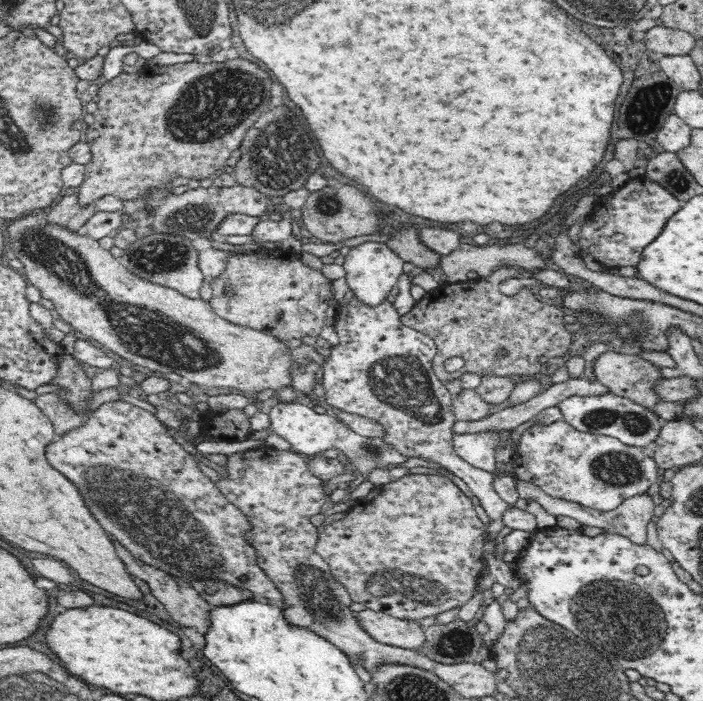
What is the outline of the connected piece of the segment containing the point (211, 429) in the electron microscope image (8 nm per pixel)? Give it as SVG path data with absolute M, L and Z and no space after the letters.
M238 408L209 409L202 416L201 426L204 429L199 436L210 442L240 442L250 438L254 430L250 426L250 418L243 411Z

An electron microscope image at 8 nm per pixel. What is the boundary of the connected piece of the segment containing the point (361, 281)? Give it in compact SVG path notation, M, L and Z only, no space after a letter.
M366 241L350 248L344 256L343 267L349 288L355 296L367 305L376 306L386 299L388 292L396 286L396 282L404 270L403 264L404 260L386 243Z

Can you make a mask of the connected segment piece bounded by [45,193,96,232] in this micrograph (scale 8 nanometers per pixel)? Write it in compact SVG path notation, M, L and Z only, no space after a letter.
M73 193L65 195L58 202L55 202L55 205L45 217L48 223L62 225L70 231L78 232L95 212L94 202L82 206L79 203L77 193Z

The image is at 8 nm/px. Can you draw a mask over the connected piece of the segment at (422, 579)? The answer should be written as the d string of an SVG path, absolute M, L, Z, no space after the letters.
M408 474L375 486L363 502L354 504L345 518L328 524L319 533L315 550L329 564L335 580L347 588L354 603L418 622L443 611L458 611L473 598L477 580L486 567L484 544L485 524L476 515L470 497L443 475Z

